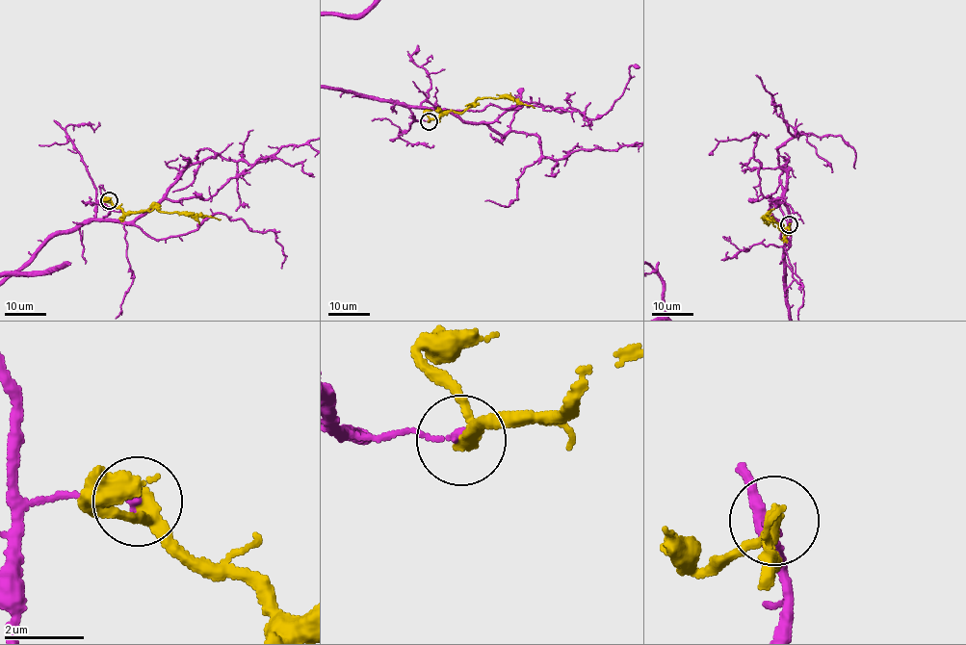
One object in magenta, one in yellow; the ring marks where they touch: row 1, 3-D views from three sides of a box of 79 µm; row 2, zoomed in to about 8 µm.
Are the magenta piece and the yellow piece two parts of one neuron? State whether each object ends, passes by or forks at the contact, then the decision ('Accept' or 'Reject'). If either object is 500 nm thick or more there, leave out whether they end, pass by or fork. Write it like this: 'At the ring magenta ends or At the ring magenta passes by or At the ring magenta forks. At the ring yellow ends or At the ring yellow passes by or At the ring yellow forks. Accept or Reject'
At the ring magenta ends. At the ring yellow passes by. Reject

